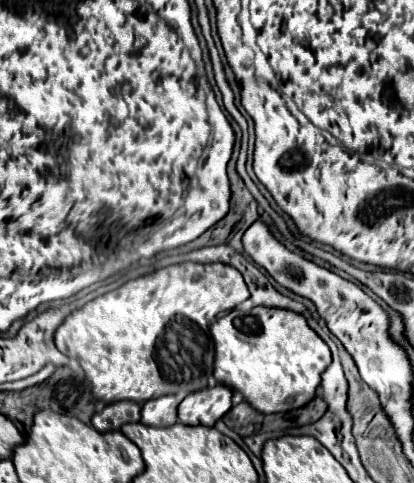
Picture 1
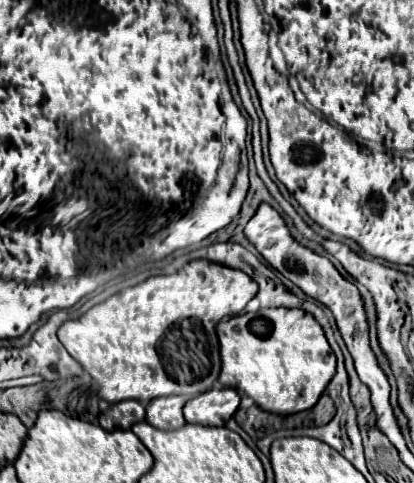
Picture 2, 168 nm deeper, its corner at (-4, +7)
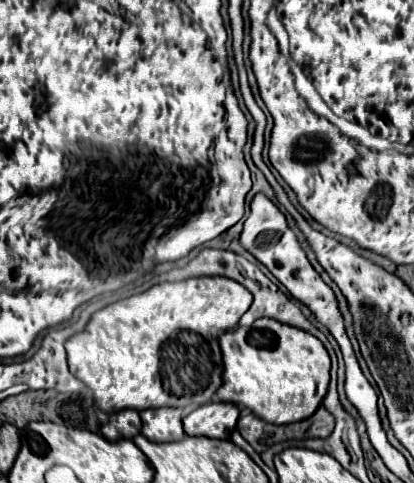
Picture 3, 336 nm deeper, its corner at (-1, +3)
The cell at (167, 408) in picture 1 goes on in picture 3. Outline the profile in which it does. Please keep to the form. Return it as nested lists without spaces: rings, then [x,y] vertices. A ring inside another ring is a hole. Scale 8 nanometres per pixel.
[[[169,407],[145,409],[141,411],[141,421],[143,421],[141,435],[153,443],[181,441],[185,437],[181,419],[183,419],[183,409],[169,409]]]

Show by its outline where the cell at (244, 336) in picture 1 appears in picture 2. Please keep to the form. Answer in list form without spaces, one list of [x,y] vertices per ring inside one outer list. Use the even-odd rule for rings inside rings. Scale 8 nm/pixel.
[[[272,307],[272,309],[260,309],[256,313],[238,313],[226,321],[220,321],[216,333],[220,339],[220,357],[222,357],[220,383],[224,387],[236,389],[238,393],[246,393],[264,411],[298,413],[310,409],[320,399],[326,385],[336,373],[336,355],[328,345],[322,327],[310,313],[302,309]]]

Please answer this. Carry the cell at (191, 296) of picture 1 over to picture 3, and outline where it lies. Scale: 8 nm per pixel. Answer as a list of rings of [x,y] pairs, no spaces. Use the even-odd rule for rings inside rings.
[[[191,277],[177,283],[155,285],[145,293],[121,299],[93,313],[85,331],[75,333],[65,343],[69,371],[93,391],[95,405],[107,413],[121,409],[143,411],[149,407],[205,405],[221,387],[223,359],[217,339],[239,323],[251,301],[253,295],[227,277]]]

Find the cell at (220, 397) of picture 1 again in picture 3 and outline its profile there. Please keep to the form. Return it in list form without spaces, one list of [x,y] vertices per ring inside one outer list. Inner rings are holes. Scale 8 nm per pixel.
[[[209,403],[191,411],[183,419],[183,429],[187,435],[209,437],[209,439],[229,439],[237,425],[239,409],[233,403]]]

